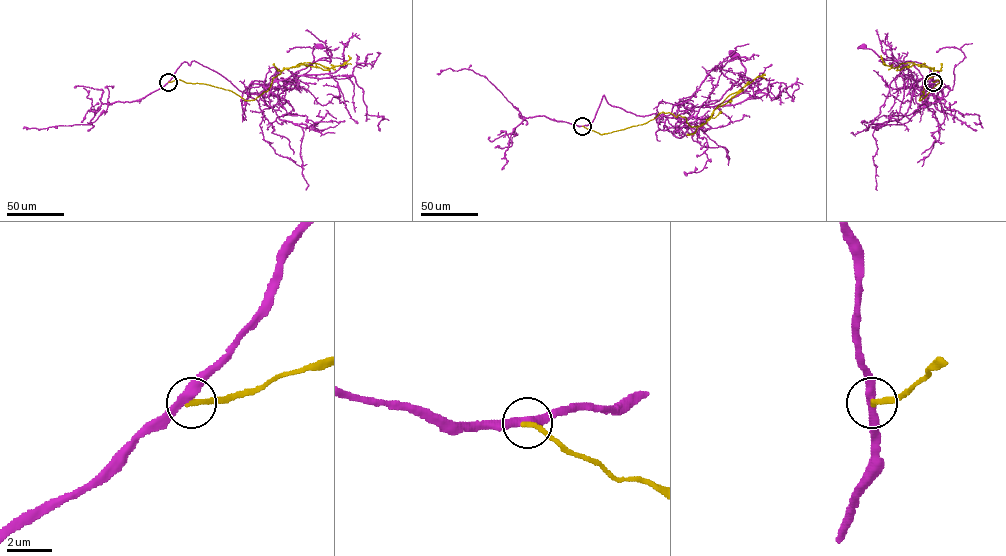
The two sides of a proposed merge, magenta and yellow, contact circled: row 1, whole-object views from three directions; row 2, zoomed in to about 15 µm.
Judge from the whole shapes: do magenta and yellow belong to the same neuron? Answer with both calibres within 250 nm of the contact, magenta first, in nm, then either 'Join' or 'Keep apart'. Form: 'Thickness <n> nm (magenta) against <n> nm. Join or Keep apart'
Thickness 380 nm (magenta) against 240 nm. Keep apart

